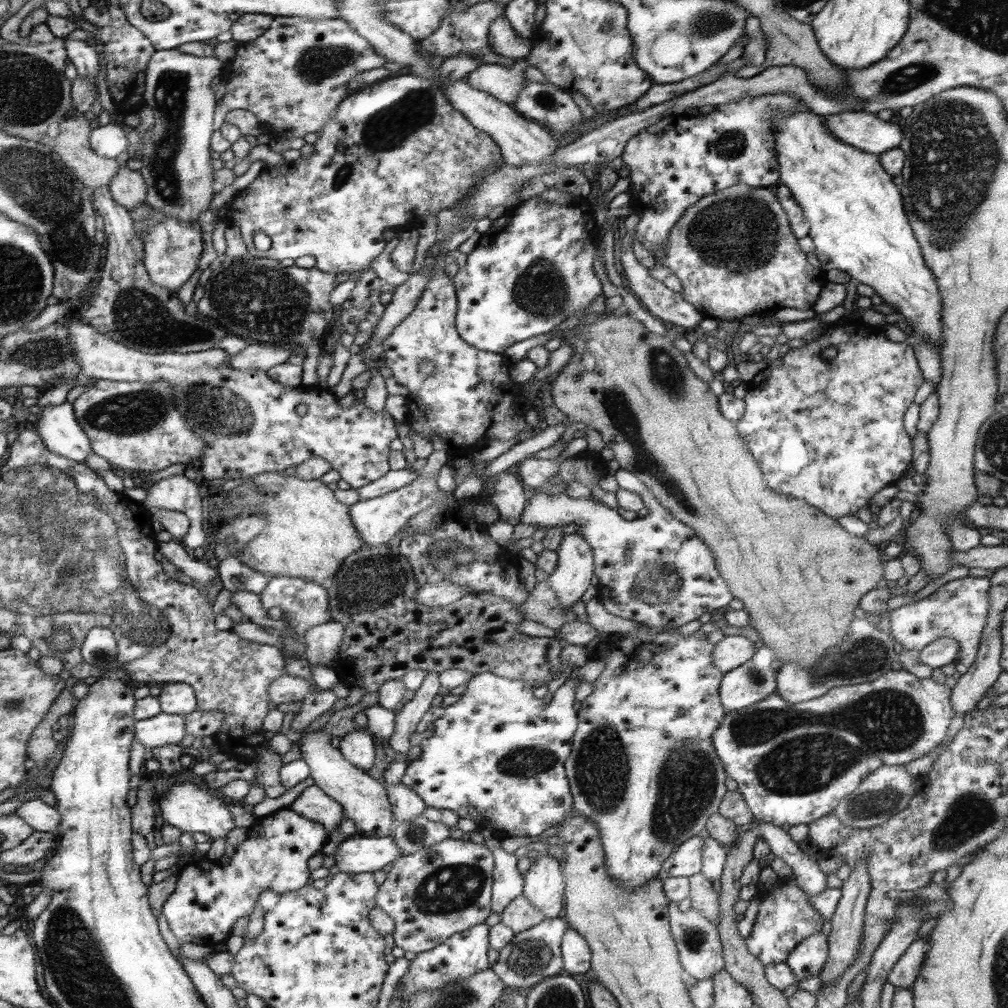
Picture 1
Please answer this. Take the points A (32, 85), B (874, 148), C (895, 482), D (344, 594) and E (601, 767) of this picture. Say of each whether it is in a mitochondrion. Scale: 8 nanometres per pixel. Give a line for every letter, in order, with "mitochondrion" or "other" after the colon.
A: mitochondrion
B: other
C: other
D: mitochondrion
E: mitochondrion

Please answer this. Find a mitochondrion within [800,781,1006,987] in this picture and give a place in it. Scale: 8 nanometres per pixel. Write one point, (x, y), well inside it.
(973, 813)

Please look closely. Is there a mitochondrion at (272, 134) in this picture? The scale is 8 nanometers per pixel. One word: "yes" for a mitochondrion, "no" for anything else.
no

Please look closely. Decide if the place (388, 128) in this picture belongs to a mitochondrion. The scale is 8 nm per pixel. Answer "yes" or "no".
yes

